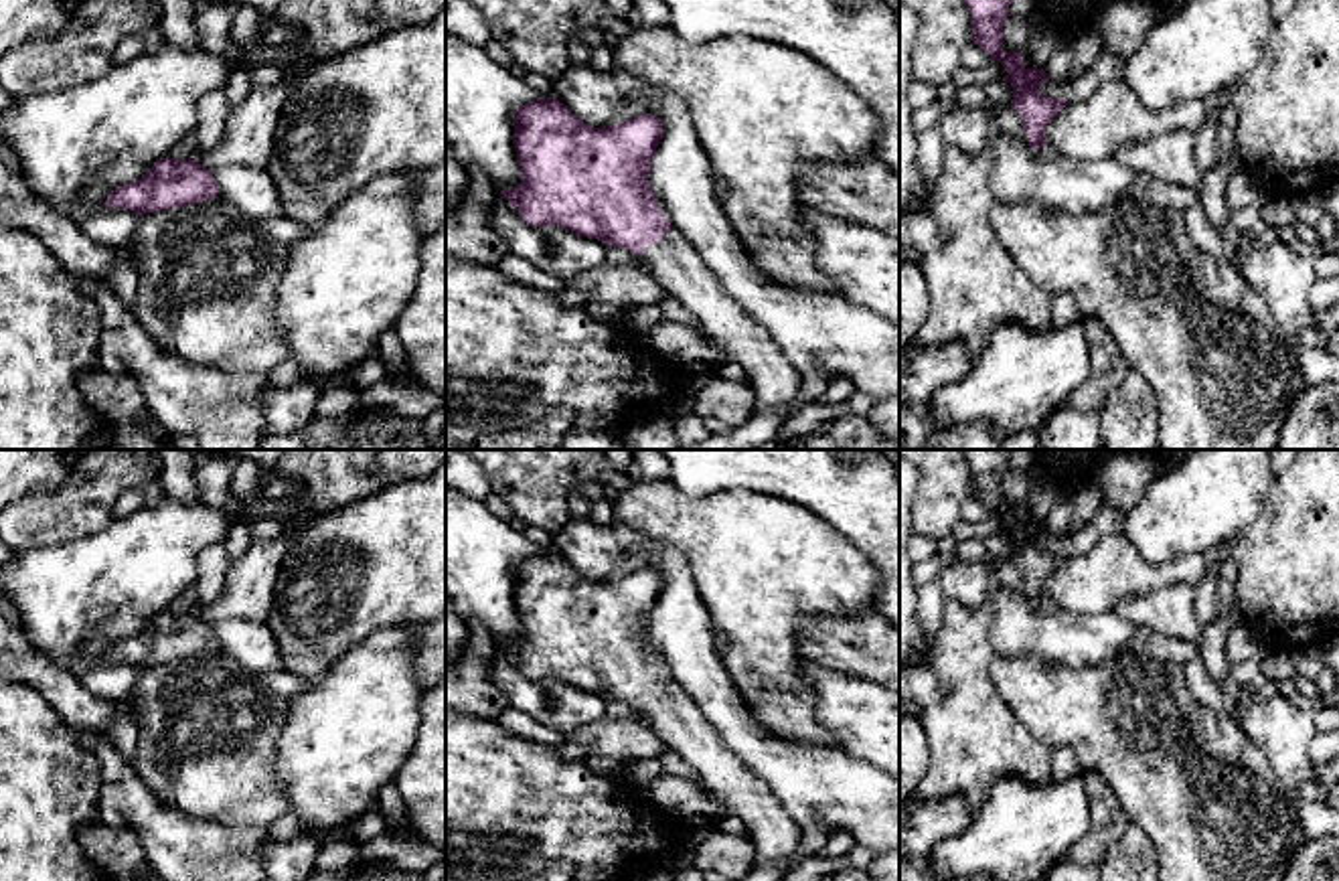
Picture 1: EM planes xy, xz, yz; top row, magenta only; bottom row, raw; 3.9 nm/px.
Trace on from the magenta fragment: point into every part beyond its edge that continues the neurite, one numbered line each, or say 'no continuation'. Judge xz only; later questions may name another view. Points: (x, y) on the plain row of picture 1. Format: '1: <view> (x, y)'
1: xz (677, 719)

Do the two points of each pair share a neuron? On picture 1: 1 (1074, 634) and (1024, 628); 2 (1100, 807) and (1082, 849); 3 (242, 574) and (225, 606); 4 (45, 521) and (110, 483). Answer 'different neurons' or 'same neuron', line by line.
1: same neuron
2: same neuron
3: same neuron
4: same neuron

